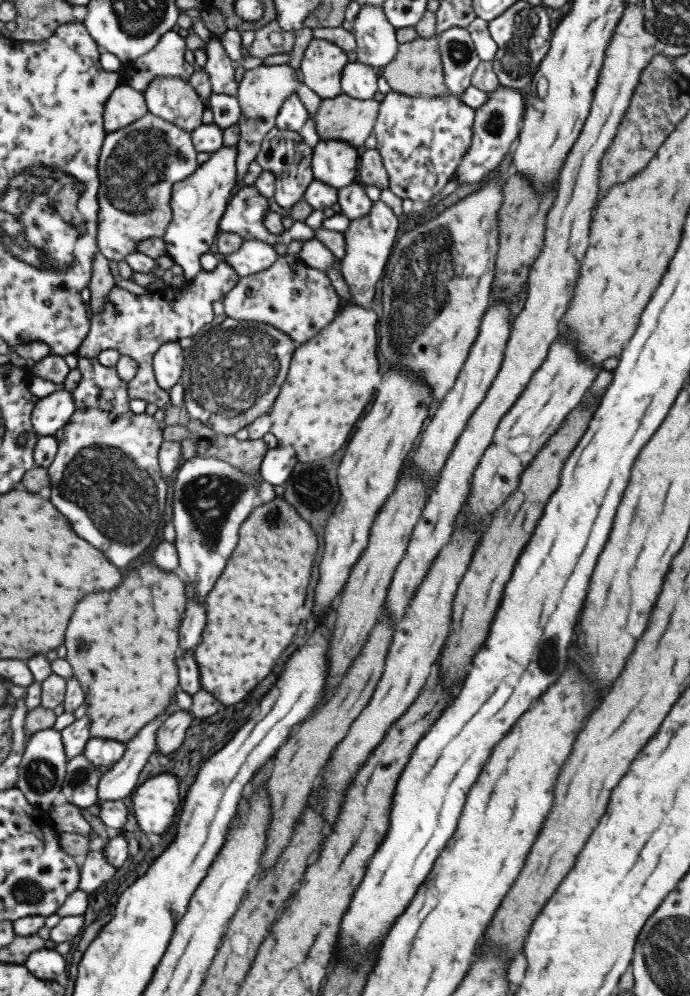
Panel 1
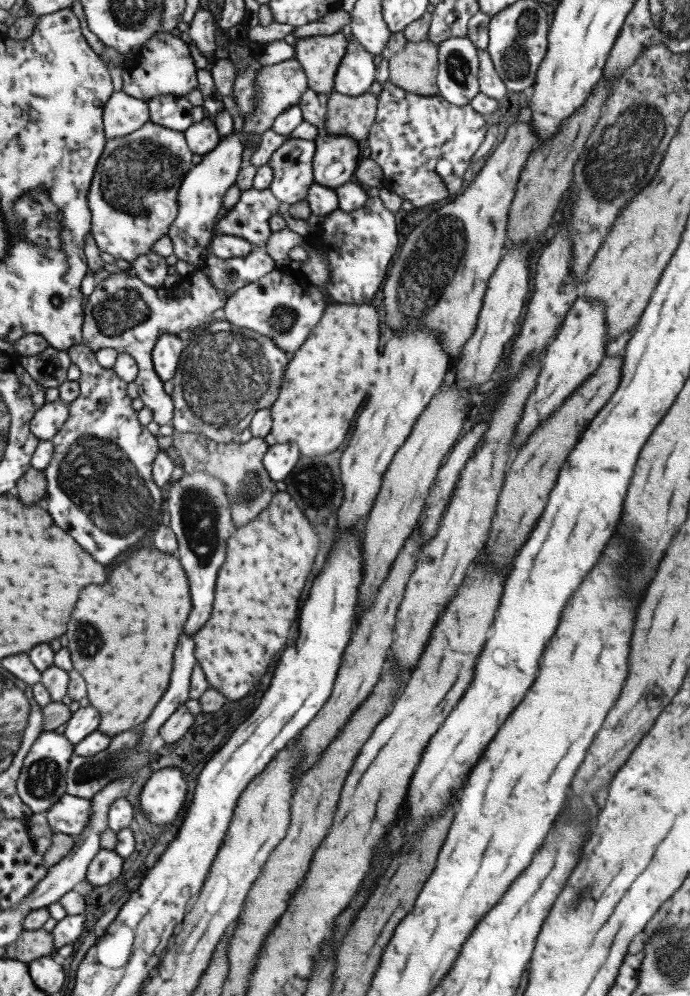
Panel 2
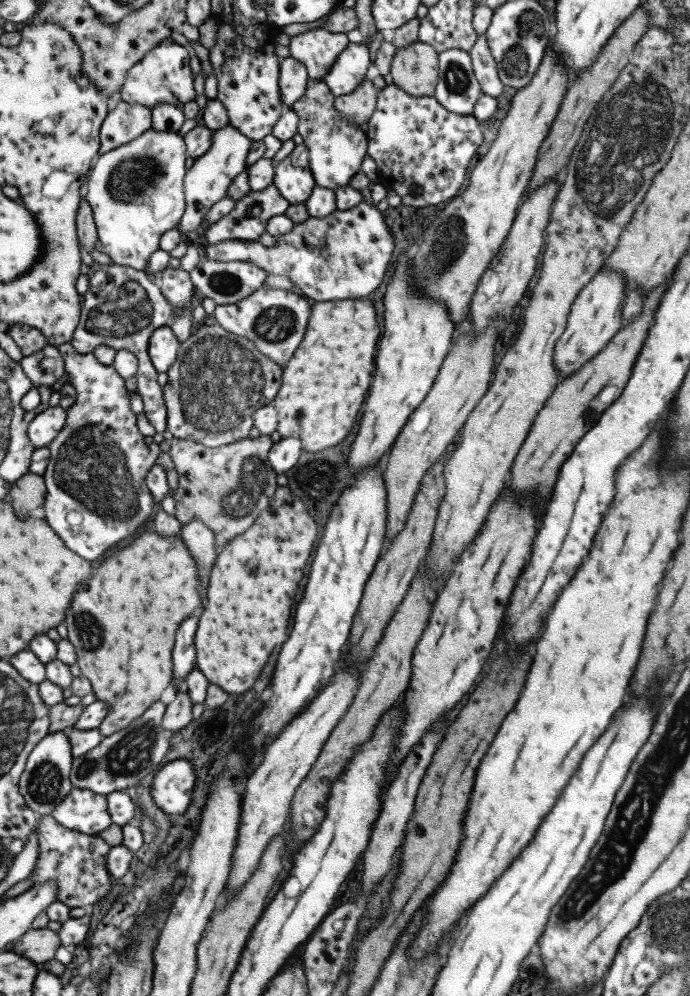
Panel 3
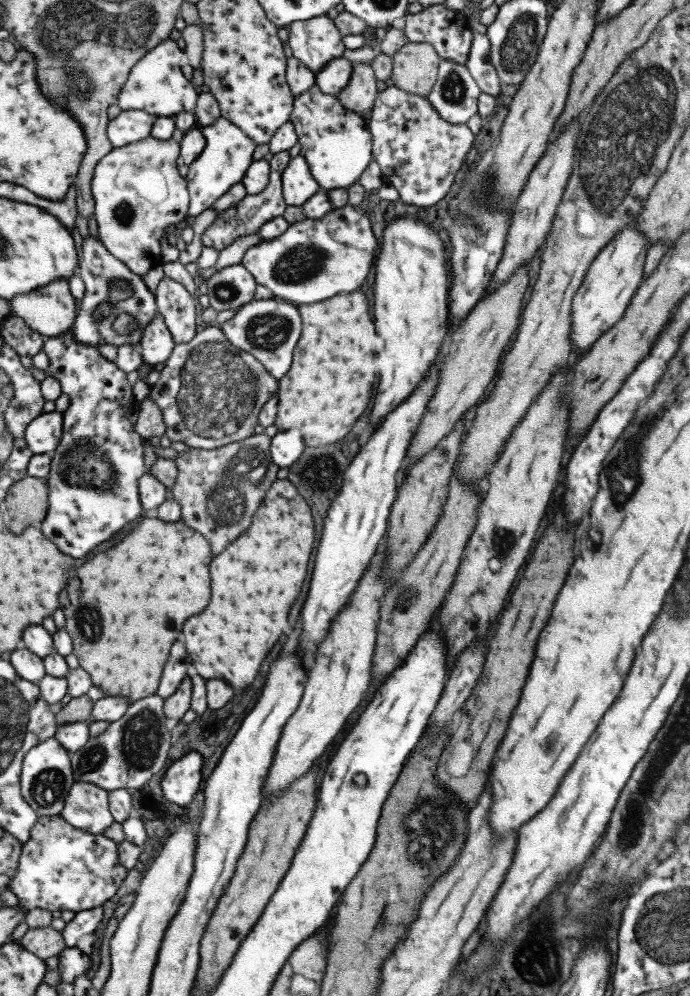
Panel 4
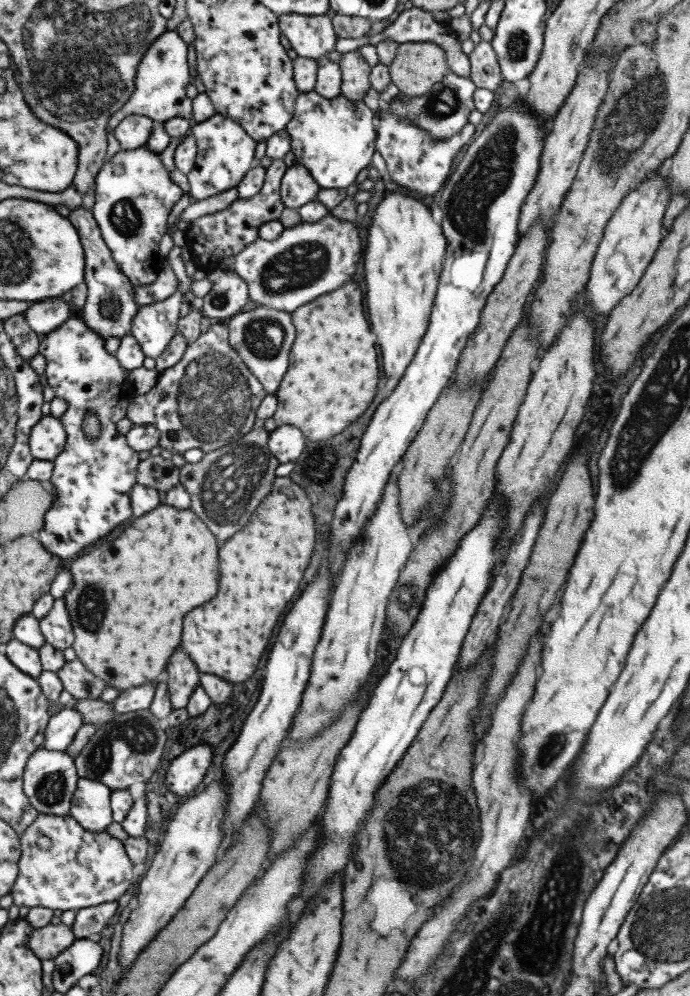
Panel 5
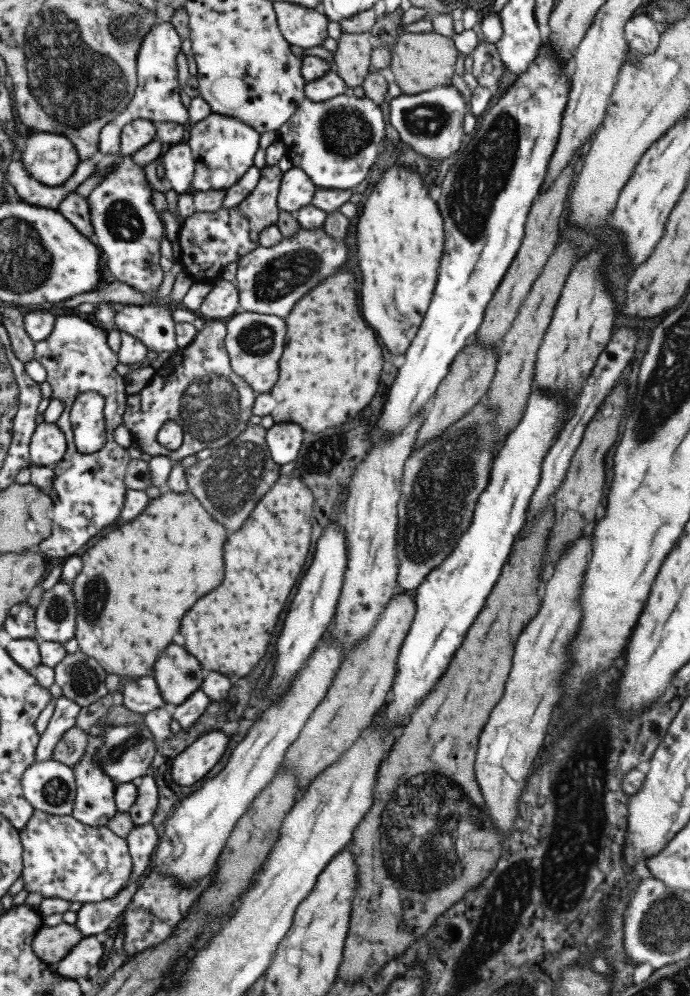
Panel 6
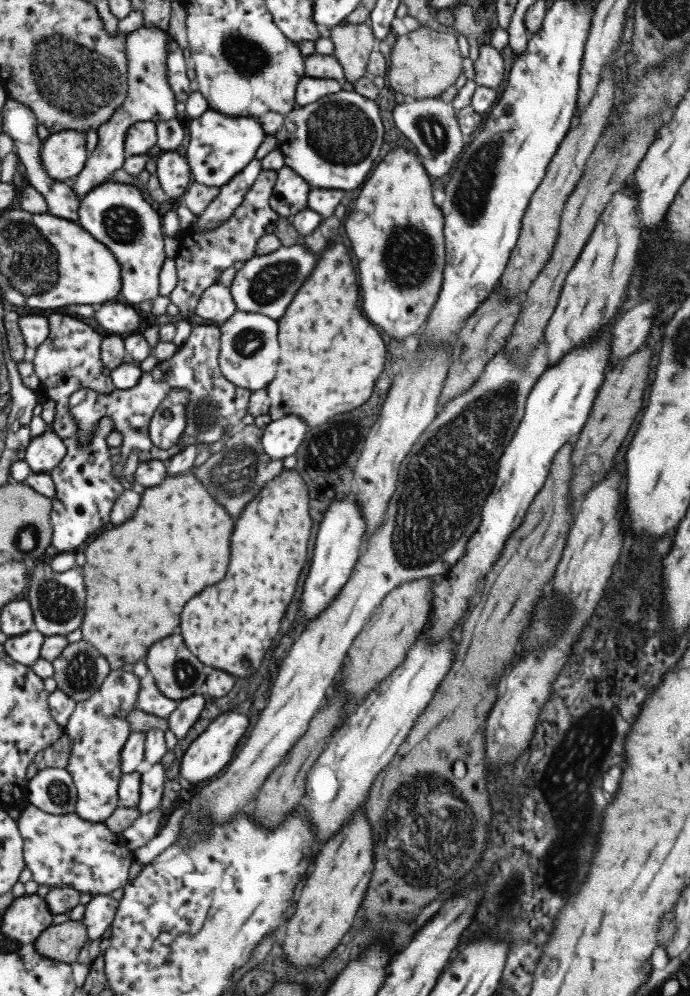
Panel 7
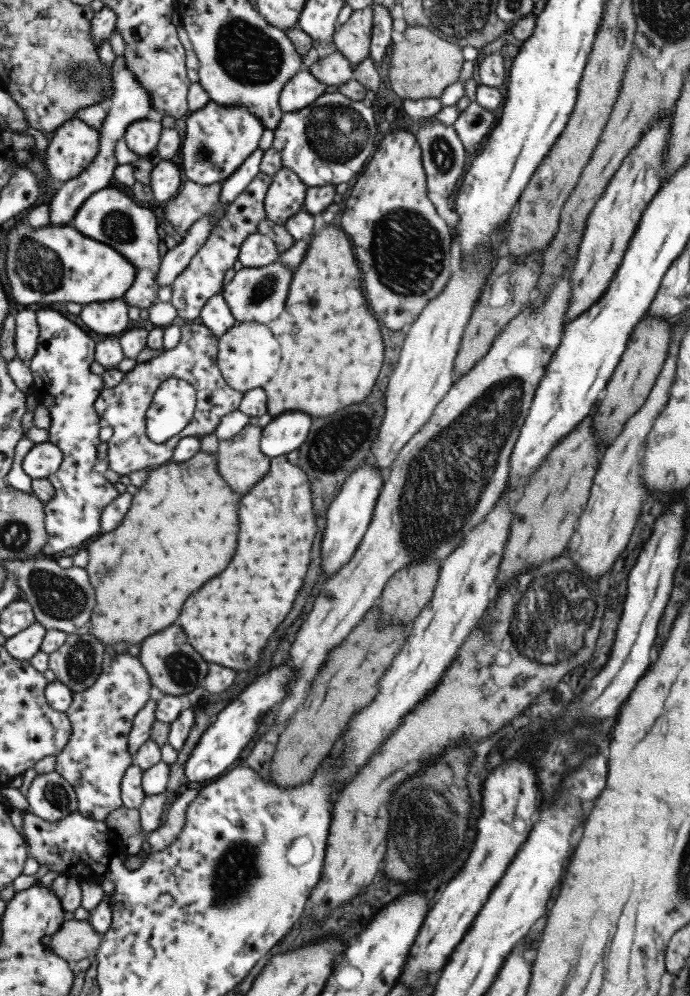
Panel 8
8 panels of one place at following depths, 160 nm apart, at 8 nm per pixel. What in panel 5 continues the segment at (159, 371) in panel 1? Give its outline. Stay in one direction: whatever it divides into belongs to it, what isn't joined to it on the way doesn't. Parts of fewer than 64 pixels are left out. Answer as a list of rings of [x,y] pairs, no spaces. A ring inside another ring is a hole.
[[[175,246],[175,248],[171,250],[171,254],[167,254],[165,258],[166,261],[171,262],[173,272],[175,272],[175,276],[177,276],[177,292],[160,303],[143,305],[139,310],[137,318],[134,319],[132,332],[132,335],[138,340],[146,356],[153,359],[159,358],[163,352],[167,350],[172,339],[178,333],[177,324],[179,324],[179,318],[181,318],[181,306],[183,306],[185,294],[187,294],[189,290],[199,290],[194,288],[192,284],[193,277],[187,276],[184,271],[183,261],[181,259],[181,248],[179,246]]]

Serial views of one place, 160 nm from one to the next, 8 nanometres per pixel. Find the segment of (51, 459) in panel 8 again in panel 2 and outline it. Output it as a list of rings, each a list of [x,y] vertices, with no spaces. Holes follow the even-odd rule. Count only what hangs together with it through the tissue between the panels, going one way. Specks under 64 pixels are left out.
[[[61,400],[47,402],[36,412],[30,422],[31,430],[41,440],[52,440],[59,434],[62,426],[70,419],[70,405]]]

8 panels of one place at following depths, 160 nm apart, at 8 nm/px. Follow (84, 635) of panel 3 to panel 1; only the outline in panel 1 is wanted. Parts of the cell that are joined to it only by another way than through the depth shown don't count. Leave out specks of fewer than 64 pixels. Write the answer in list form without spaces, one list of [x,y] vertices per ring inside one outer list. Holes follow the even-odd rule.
[[[145,562],[137,570],[131,570],[123,584],[115,592],[95,592],[93,596],[85,596],[83,604],[75,610],[75,620],[71,620],[71,628],[67,630],[67,648],[69,656],[67,660],[74,668],[74,675],[81,681],[83,690],[86,692],[87,715],[91,717],[91,734],[95,738],[111,739],[122,743],[128,743],[143,727],[154,722],[159,715],[162,715],[166,708],[170,706],[175,698],[175,694],[181,688],[179,668],[177,668],[177,652],[179,652],[179,626],[187,610],[187,590],[185,590],[185,581],[181,573],[165,572],[155,564],[155,562]]]

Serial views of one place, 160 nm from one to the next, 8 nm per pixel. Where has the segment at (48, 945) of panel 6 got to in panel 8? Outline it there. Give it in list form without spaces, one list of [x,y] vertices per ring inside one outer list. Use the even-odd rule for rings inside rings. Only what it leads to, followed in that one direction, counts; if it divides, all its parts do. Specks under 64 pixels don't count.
[[[70,919],[50,938],[51,948],[65,960],[79,962],[96,957],[104,935],[88,920]]]

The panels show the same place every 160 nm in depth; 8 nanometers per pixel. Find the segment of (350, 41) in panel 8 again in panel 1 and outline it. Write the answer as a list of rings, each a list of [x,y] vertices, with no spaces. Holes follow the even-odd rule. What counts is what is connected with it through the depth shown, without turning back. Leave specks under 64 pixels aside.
[[[339,94],[324,99],[312,118],[320,141],[347,142],[358,147],[371,134],[371,126],[376,122],[375,116],[378,116],[375,100],[356,100]]]

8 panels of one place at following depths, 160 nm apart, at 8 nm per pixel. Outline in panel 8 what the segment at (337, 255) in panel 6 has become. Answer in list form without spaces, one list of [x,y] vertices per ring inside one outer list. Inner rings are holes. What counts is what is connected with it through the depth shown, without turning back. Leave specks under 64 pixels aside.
[[[282,260],[259,268],[243,266],[224,286],[222,295],[226,297],[227,304],[230,305],[236,320],[241,322],[259,321],[261,324],[270,324],[273,320],[277,320],[285,310],[290,286],[294,282],[294,272],[295,269],[286,266]]]

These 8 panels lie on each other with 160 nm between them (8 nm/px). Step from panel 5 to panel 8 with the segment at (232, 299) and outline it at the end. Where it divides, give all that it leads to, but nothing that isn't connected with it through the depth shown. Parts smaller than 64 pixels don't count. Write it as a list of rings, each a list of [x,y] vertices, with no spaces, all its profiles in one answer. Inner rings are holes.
[[[216,294],[207,301],[200,319],[202,324],[210,328],[219,339],[223,338],[237,321],[230,305],[227,304],[226,297],[222,294]]]

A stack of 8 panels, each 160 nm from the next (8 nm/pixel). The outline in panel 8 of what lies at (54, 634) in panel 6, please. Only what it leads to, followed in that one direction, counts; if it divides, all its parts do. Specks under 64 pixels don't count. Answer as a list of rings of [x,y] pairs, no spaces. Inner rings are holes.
[[[44,558],[5,560],[3,564],[7,564],[7,570],[17,578],[18,586],[33,605],[37,621],[47,630],[59,629],[73,634],[92,619],[98,600],[86,568],[73,565],[65,569],[55,559]]]

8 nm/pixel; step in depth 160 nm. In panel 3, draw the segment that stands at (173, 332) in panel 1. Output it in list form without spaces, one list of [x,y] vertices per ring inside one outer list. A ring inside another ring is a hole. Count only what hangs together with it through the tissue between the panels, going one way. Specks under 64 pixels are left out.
[[[112,262],[110,264],[93,263],[86,274],[89,288],[82,295],[82,319],[74,332],[72,343],[75,350],[81,354],[91,354],[98,346],[110,346],[118,351],[130,350],[137,355],[139,366],[137,374],[137,392],[144,403],[144,414],[156,432],[167,430],[167,406],[163,397],[163,386],[159,384],[158,369],[150,357],[150,340],[158,328],[166,327],[177,312],[194,310],[202,299],[197,295],[179,311],[165,298],[157,280],[147,271],[123,266]]]

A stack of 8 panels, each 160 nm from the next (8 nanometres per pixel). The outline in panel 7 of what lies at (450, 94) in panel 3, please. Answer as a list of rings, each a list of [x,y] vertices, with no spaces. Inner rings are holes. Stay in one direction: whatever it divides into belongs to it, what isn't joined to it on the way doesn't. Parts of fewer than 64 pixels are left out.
[[[437,97],[406,98],[403,104],[396,104],[392,119],[399,132],[415,146],[419,162],[429,178],[441,178],[453,170],[457,158],[465,149],[466,139],[460,133],[452,103],[444,104]]]

